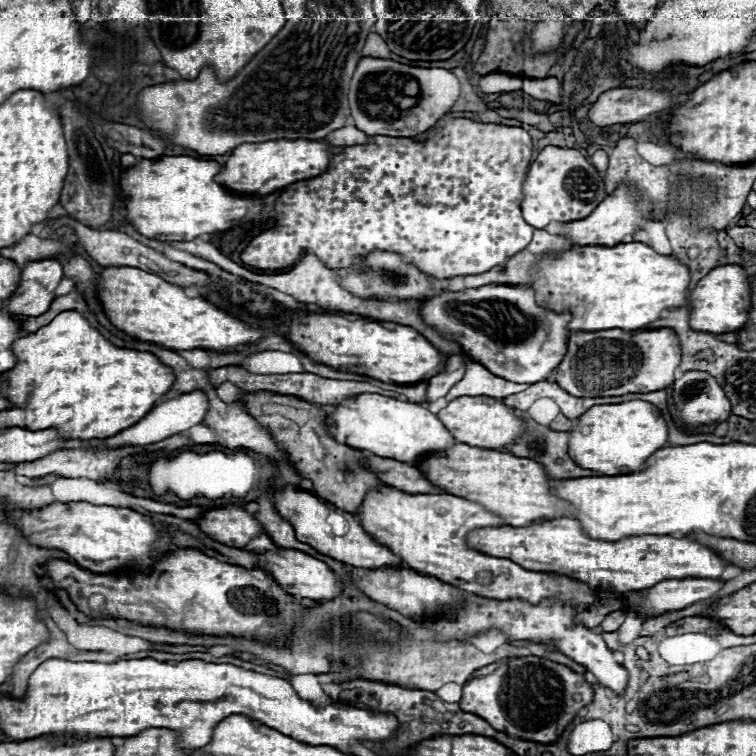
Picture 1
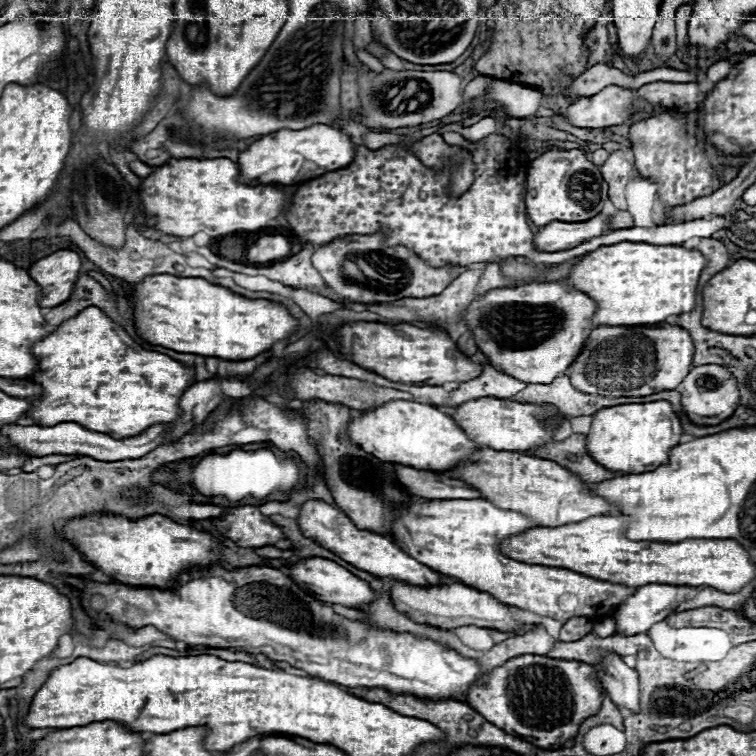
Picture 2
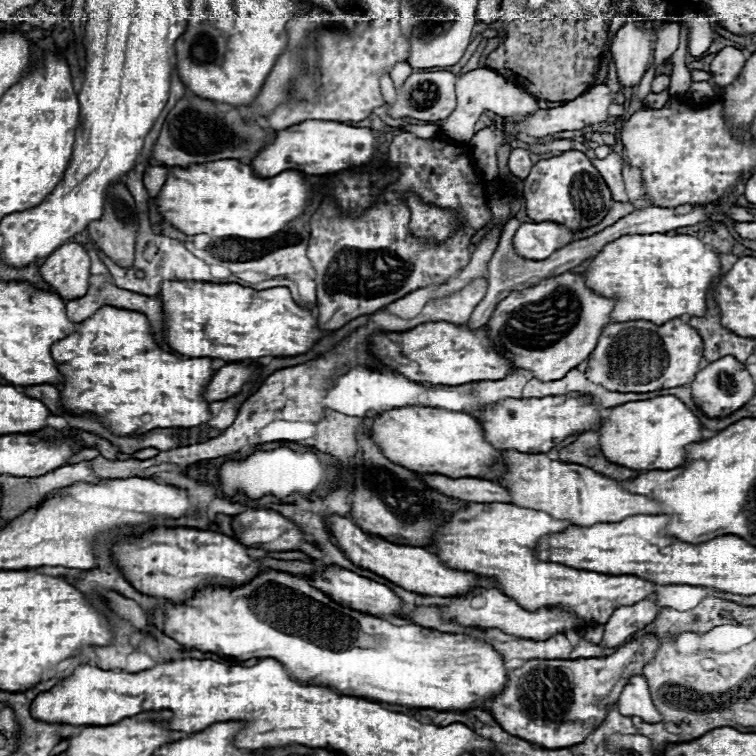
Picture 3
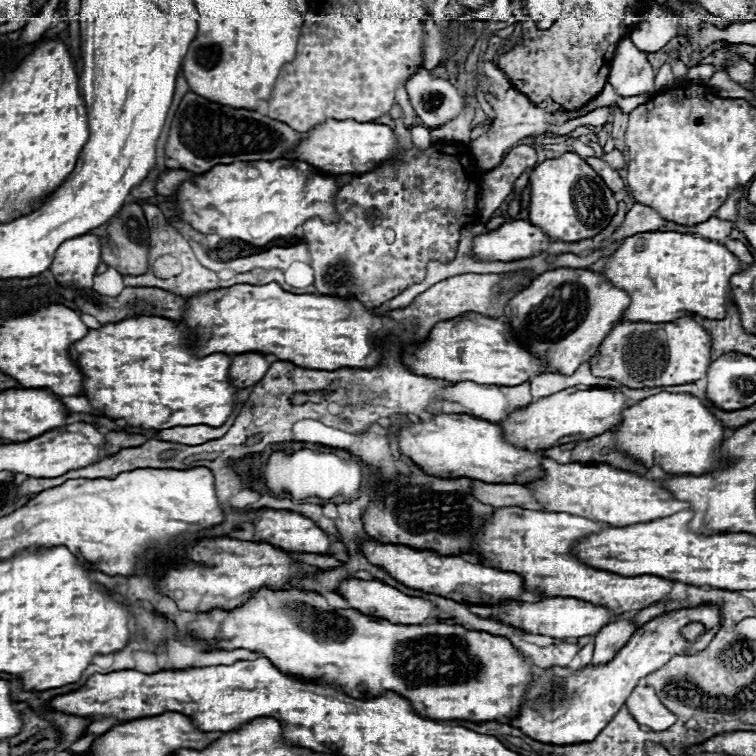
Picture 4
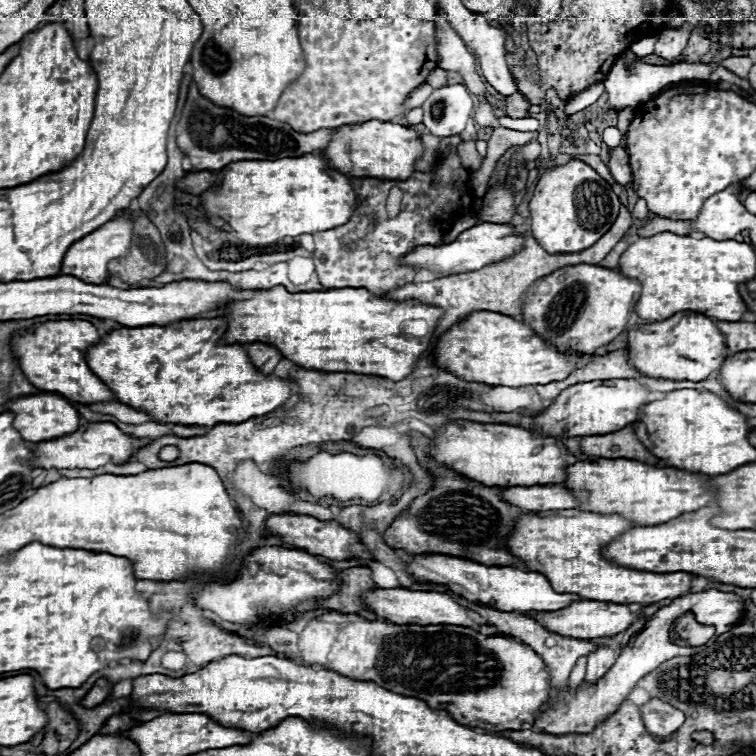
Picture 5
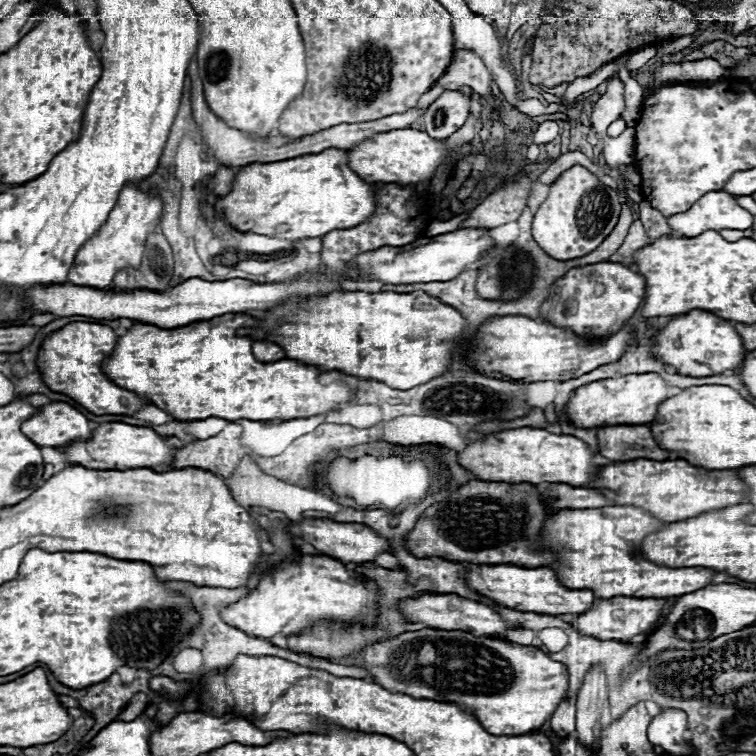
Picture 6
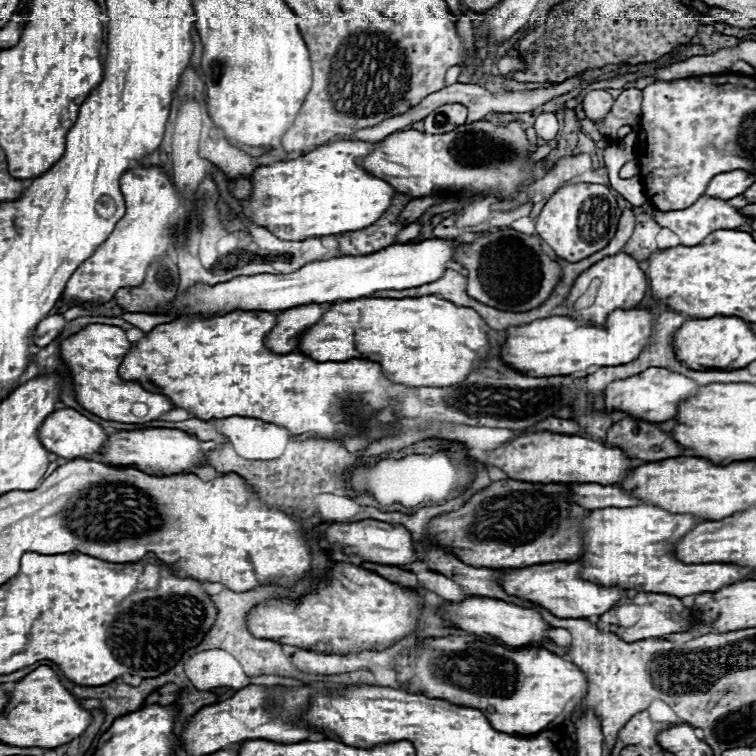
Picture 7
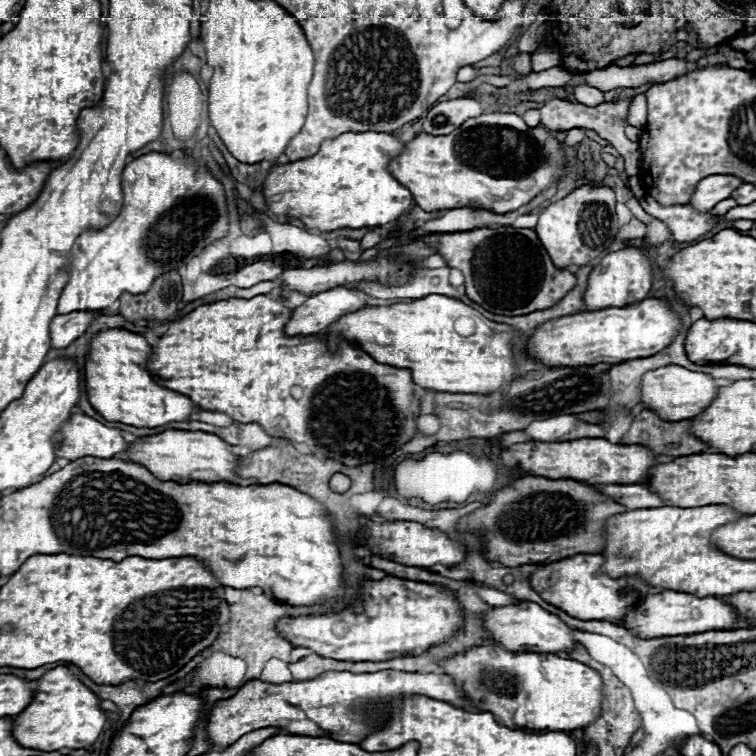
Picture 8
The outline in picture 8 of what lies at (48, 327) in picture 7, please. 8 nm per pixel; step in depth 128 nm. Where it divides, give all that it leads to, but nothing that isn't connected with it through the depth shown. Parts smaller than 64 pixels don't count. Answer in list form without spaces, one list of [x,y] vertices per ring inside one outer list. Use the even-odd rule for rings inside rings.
[[[72,312],[72,314],[56,314],[50,322],[50,344],[52,348],[66,348],[70,342],[74,342],[88,324],[96,318],[96,314],[90,312]]]

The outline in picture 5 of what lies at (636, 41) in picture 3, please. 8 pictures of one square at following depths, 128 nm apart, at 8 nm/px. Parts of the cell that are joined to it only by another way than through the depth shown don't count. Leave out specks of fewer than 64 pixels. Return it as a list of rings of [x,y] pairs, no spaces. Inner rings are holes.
[[[620,56],[614,62],[614,66],[610,68],[610,72],[604,80],[604,86],[606,86],[610,108],[620,110],[620,108],[626,108],[626,106],[638,106],[642,102],[648,102],[656,92],[660,92],[668,84],[682,82],[682,80],[708,80],[710,74],[712,74],[712,68],[706,62],[698,62],[698,64],[680,62],[680,64],[674,64],[674,66],[652,66],[652,64],[644,64],[644,62],[636,60],[634,64],[626,66],[624,58]]]

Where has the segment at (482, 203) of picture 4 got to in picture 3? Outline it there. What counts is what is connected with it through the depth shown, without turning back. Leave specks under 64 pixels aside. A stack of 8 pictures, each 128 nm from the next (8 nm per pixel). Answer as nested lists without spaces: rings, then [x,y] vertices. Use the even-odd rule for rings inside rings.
[[[516,148],[510,152],[510,160],[508,160],[508,168],[514,176],[518,178],[526,178],[530,168],[532,168],[532,160],[528,156],[528,150],[524,148]]]

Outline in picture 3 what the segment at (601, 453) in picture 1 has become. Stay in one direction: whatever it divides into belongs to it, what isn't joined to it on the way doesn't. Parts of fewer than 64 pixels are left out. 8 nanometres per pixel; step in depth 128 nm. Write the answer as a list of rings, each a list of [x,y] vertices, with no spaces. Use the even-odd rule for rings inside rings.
[[[658,396],[644,402],[626,402],[608,410],[608,416],[602,418],[598,428],[598,434],[600,434],[598,444],[606,460],[610,460],[612,464],[628,466],[630,470],[672,470],[684,464],[686,446],[702,440],[700,432],[702,432],[702,426],[698,418],[684,406],[682,400],[678,400],[676,396]]]

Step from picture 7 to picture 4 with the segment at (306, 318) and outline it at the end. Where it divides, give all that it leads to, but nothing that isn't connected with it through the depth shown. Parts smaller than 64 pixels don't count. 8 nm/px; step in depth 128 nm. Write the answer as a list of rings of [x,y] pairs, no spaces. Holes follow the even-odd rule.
[[[258,352],[238,354],[232,358],[230,370],[228,370],[230,384],[234,388],[254,386],[256,382],[260,382],[260,378],[264,378],[264,374],[268,372],[268,366],[270,366],[270,358],[266,358],[264,354],[258,354]]]

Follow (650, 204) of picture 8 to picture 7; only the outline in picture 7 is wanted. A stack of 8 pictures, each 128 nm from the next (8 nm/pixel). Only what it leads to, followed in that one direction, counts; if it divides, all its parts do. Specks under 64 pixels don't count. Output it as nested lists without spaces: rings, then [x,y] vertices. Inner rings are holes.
[[[700,196],[686,210],[656,212],[656,222],[662,228],[678,234],[684,246],[700,244],[714,230],[736,229],[749,223],[749,217],[732,208],[728,200]]]

